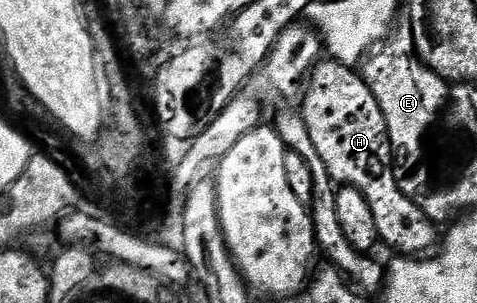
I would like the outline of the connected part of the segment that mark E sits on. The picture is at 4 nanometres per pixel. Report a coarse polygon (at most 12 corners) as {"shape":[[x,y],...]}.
{"shape":[[406,24],[363,63],[395,165],[420,134],[450,86],[432,70],[406,76]]}

